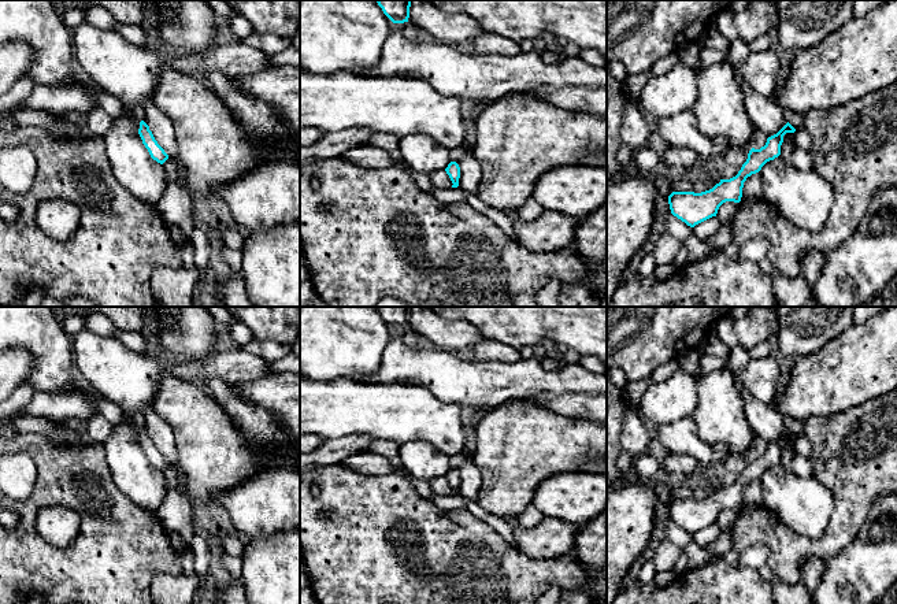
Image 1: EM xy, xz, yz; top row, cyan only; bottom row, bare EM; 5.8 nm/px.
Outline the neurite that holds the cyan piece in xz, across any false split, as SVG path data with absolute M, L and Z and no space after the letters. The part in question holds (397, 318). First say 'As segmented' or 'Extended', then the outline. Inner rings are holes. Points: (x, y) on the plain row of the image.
As segmented. M377 307L383 320L393 330L408 329L411 308L412 307Z

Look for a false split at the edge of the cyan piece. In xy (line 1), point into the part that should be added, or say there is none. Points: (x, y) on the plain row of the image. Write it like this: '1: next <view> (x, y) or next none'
1: next none

